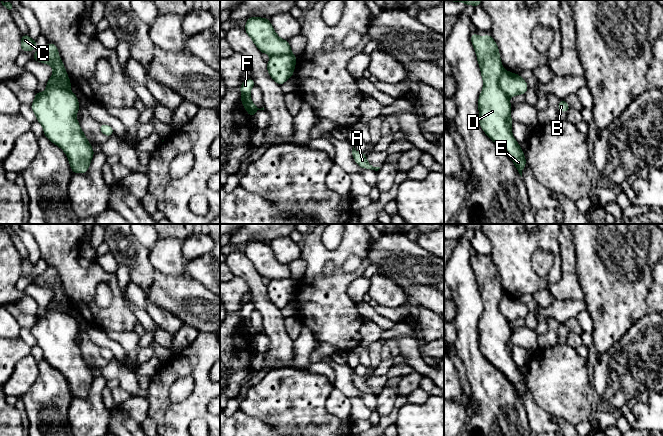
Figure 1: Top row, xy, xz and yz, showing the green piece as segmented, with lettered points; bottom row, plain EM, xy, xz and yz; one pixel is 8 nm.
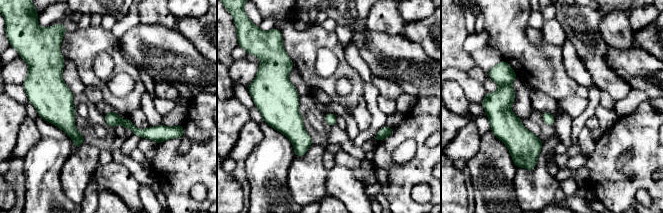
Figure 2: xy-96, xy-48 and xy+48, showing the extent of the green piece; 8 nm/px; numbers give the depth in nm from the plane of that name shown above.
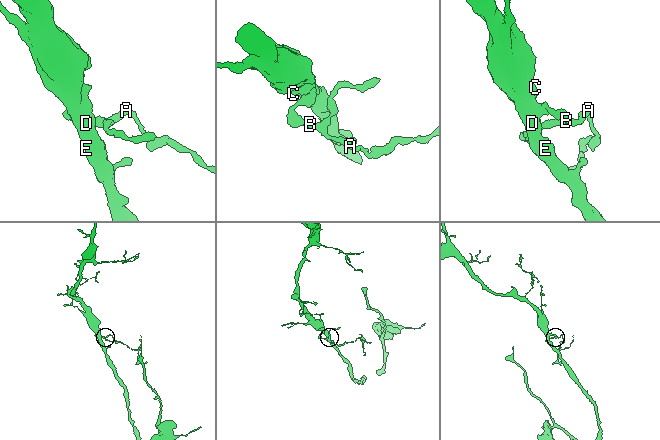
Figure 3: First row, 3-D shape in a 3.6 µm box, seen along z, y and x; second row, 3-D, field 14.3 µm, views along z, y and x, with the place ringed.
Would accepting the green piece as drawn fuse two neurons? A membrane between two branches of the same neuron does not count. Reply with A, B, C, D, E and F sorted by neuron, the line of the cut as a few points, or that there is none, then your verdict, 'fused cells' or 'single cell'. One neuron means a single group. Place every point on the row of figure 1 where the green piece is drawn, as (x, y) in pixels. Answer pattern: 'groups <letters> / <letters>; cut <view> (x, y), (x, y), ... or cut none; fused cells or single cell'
groups A B F / C D E; cut yz (503, 69), (499, 77), (499, 87), (508, 98); fused cells

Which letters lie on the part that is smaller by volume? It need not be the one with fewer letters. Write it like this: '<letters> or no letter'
A, B, F

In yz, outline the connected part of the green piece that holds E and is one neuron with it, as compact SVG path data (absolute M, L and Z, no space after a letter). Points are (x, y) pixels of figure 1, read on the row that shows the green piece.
M471 33L471 43L477 55L477 61L483 79L483 89L478 98L479 124L485 134L512 159L522 177L522 170L525 168L527 160L519 143L512 135L512 106L509 102L509 98L499 86L499 77L504 69L501 63L498 46L491 35L480 37L476 33Z

